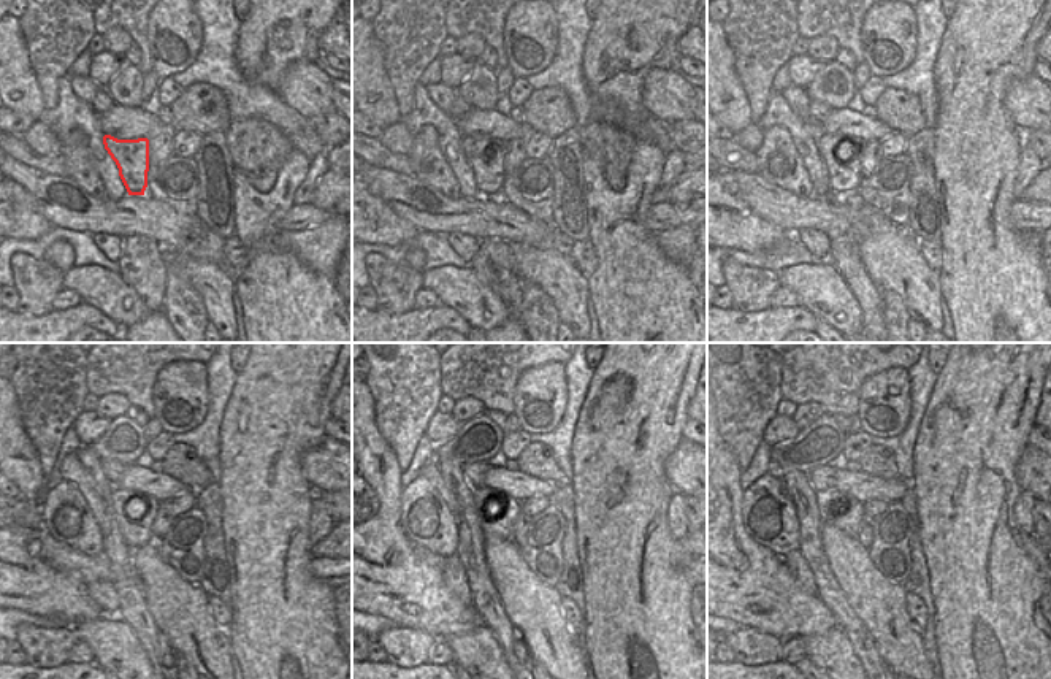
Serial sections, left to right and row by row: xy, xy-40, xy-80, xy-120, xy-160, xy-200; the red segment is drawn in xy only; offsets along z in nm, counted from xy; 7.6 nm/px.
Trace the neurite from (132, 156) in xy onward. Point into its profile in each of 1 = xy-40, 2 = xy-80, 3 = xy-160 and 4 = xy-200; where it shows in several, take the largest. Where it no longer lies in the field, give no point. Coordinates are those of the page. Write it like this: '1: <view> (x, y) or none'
1: xy-40 (485, 156)
2: xy-80 (842, 156)
3: xy-160 (501, 513)
4: xy-200 (852, 522)

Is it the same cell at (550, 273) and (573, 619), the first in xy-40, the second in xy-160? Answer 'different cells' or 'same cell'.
different cells

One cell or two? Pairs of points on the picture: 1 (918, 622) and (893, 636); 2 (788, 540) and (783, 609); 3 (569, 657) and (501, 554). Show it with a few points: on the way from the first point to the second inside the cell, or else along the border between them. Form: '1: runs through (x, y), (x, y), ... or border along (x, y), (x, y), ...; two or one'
1: border along (905, 594), (905, 609), (910, 624), (921, 635); two
2: border along (749, 535), (780, 557); two
3: runs through (547, 632), (512, 579); one

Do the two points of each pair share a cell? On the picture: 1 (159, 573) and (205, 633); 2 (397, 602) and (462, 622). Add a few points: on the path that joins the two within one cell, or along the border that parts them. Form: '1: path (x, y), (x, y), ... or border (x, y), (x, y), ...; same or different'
1: path (162, 587), (191, 619); same
2: path (412, 602), (422, 602), (446, 614); same

